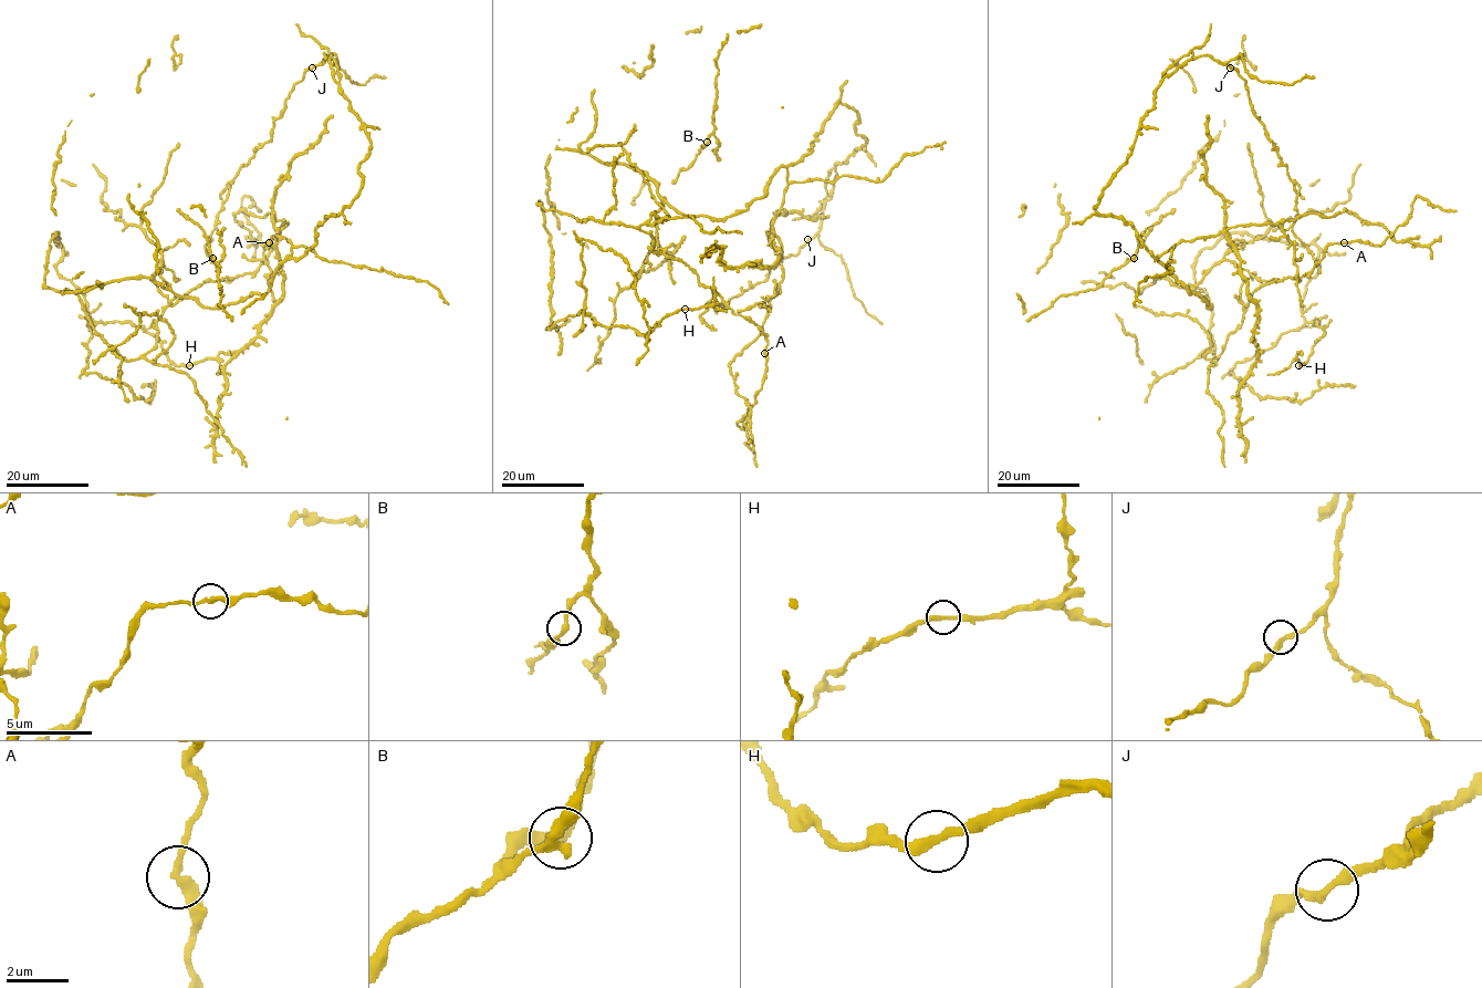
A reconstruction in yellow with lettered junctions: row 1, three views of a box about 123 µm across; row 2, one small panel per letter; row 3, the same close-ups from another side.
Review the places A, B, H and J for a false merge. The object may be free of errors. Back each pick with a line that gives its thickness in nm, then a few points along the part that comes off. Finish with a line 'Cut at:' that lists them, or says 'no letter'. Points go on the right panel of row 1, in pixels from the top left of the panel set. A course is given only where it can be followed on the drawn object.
Cut at: no letter

